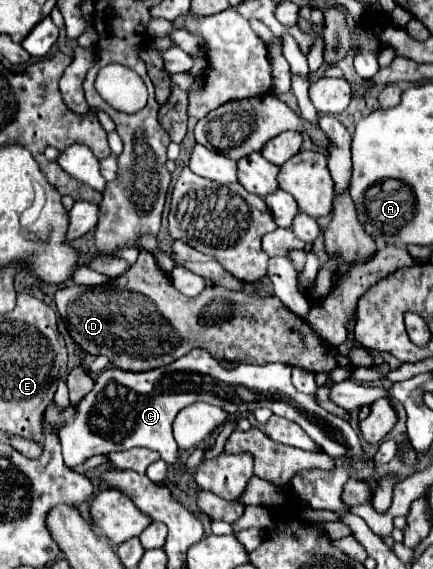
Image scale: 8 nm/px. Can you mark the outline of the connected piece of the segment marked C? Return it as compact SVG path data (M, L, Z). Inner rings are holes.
M192 349L184 357L172 361L172 365L142 373L108 367L100 371L94 381L94 389L80 401L78 407L68 405L66 409L58 409L56 401L52 401L44 413L44 427L58 425L64 463L68 467L76 467L92 455L104 455L110 451L124 451L132 447L148 447L152 451L158 451L168 465L178 465L180 453L172 437L172 421L182 407L204 401L224 409L230 415L238 415L244 411L250 413L256 407L268 407L274 415L298 423L334 459L350 455L374 467L388 462L398 454L399 444L388 440L380 444L372 459L366 459L360 437L356 435L352 425L342 417L322 409L322 405L314 401L314 395L300 393L292 385L290 373L290 365L282 363L242 363L234 369L226 369L220 365L220 361L216 361L216 357L210 357L210 353L206 353L204 349Z

